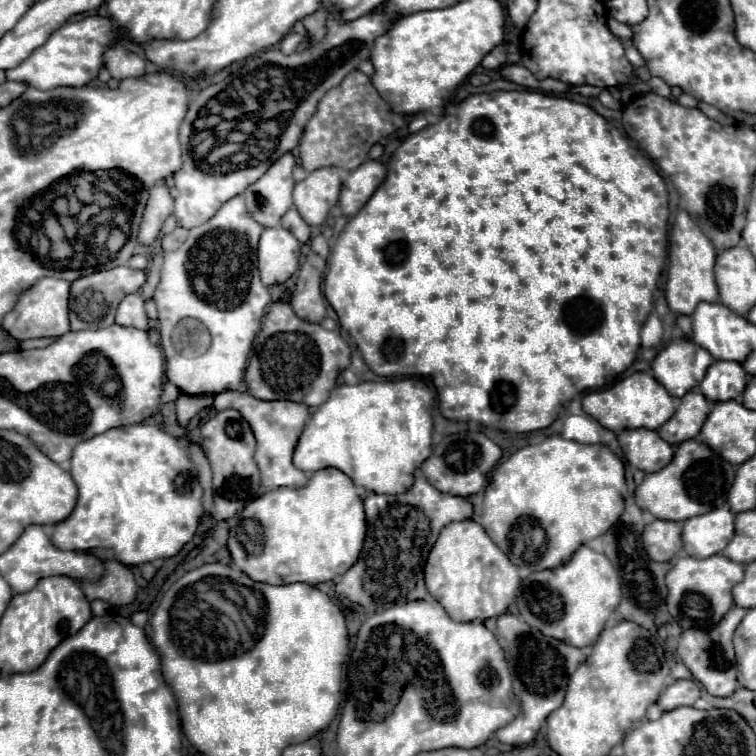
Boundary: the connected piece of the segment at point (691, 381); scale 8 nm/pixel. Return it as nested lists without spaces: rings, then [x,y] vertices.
[[[674,338],[656,354],[652,374],[670,396],[680,398],[702,382],[702,376],[712,362],[714,358],[702,346],[688,338]]]

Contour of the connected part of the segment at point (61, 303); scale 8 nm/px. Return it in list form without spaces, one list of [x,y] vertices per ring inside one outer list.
[[[42,278],[30,292],[24,292],[12,312],[6,314],[2,328],[18,342],[42,336],[62,336],[70,330],[68,324],[68,290],[70,282],[60,278]]]

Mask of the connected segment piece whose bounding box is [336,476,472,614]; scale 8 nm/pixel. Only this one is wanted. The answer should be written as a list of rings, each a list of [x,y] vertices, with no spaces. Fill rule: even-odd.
[[[416,478],[412,488],[398,496],[370,494],[364,498],[364,510],[368,520],[368,534],[358,562],[336,580],[338,600],[362,614],[382,612],[394,604],[406,604],[408,600],[424,600],[424,562],[434,546],[440,530],[450,522],[472,518],[472,504],[460,496],[438,492],[426,478]]]

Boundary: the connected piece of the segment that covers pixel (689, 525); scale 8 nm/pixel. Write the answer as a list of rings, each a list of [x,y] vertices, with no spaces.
[[[728,506],[692,516],[684,522],[682,542],[688,556],[706,558],[722,552],[734,536],[734,514]]]

